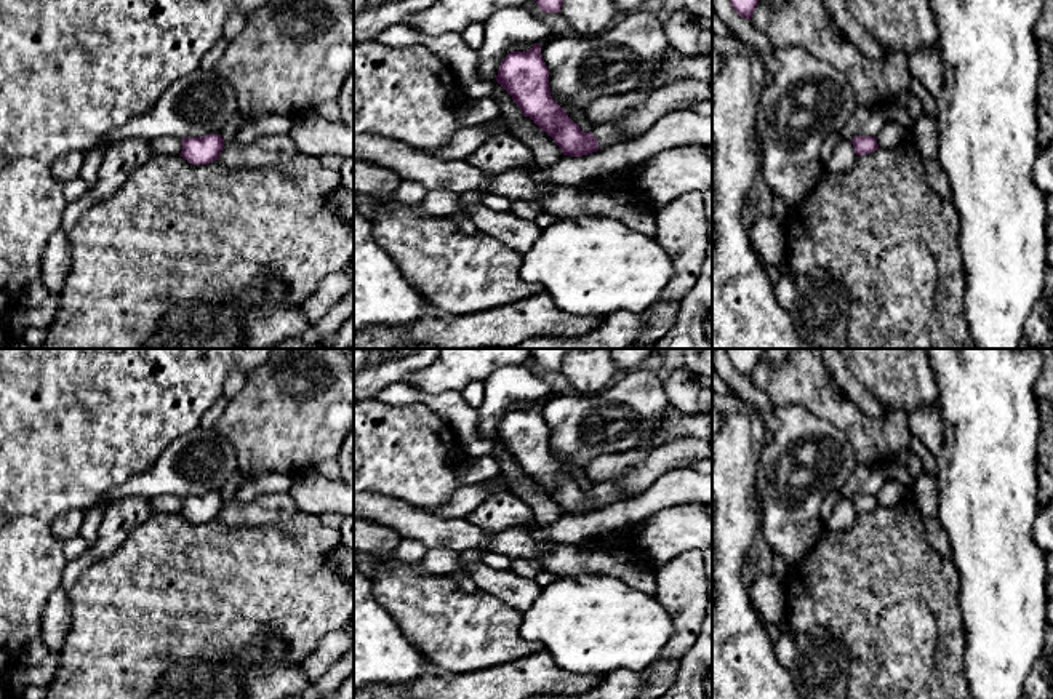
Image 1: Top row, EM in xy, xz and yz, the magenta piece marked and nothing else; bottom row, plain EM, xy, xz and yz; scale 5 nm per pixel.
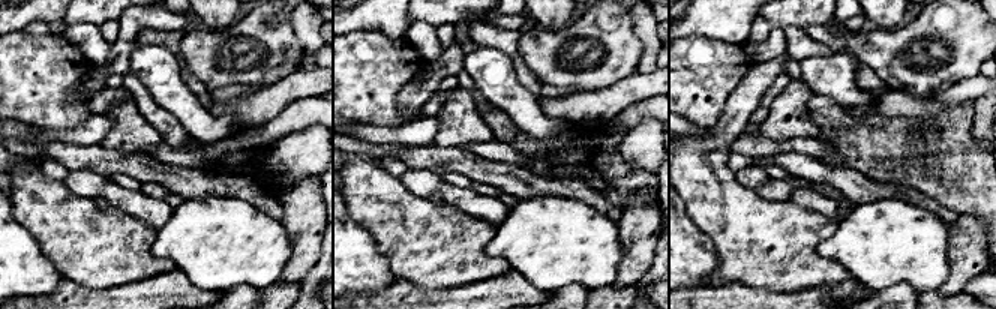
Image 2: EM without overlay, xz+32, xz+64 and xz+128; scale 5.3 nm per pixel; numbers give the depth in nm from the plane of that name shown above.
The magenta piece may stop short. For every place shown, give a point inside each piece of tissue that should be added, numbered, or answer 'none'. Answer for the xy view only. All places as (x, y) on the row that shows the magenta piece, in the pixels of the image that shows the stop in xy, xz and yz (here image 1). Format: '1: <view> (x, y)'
none

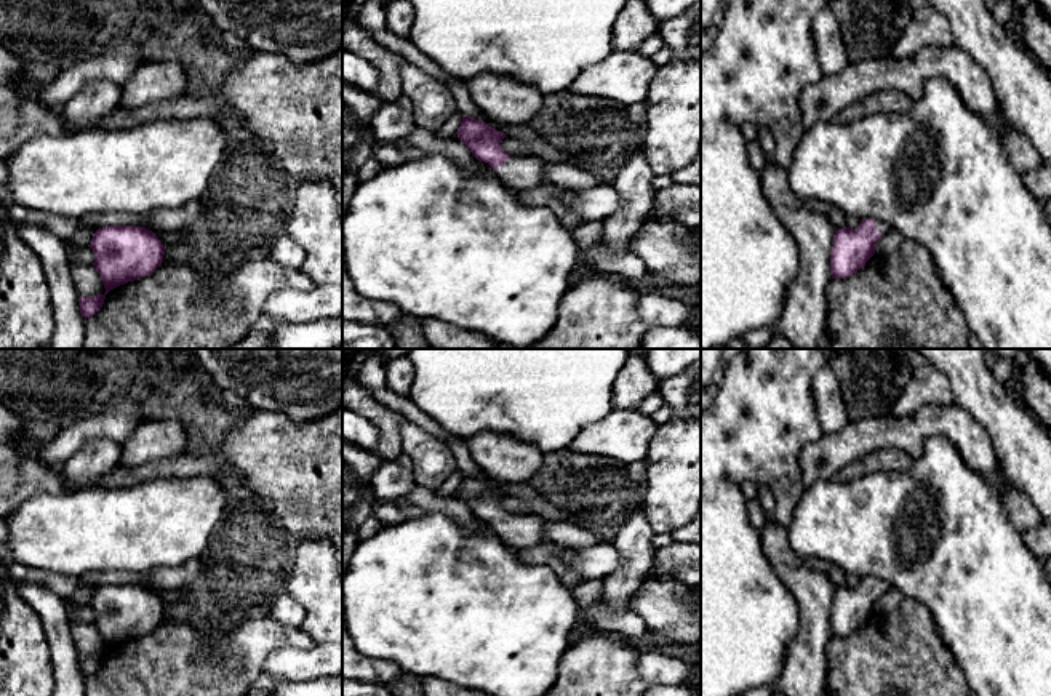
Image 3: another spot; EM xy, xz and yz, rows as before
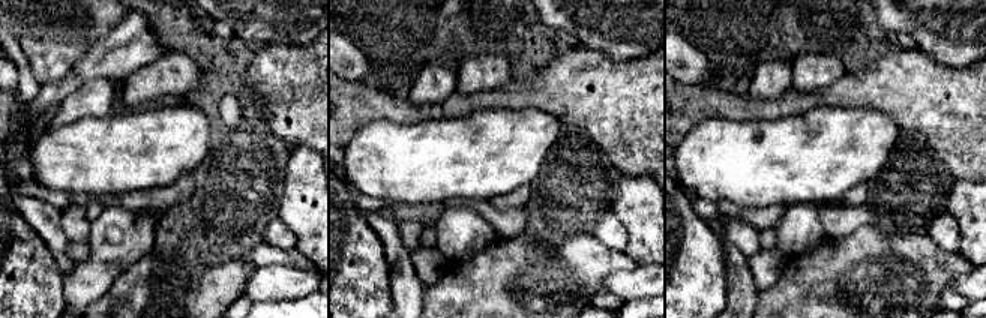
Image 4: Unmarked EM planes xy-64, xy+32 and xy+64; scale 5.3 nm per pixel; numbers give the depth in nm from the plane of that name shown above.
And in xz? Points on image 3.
1: xz (520, 172)

